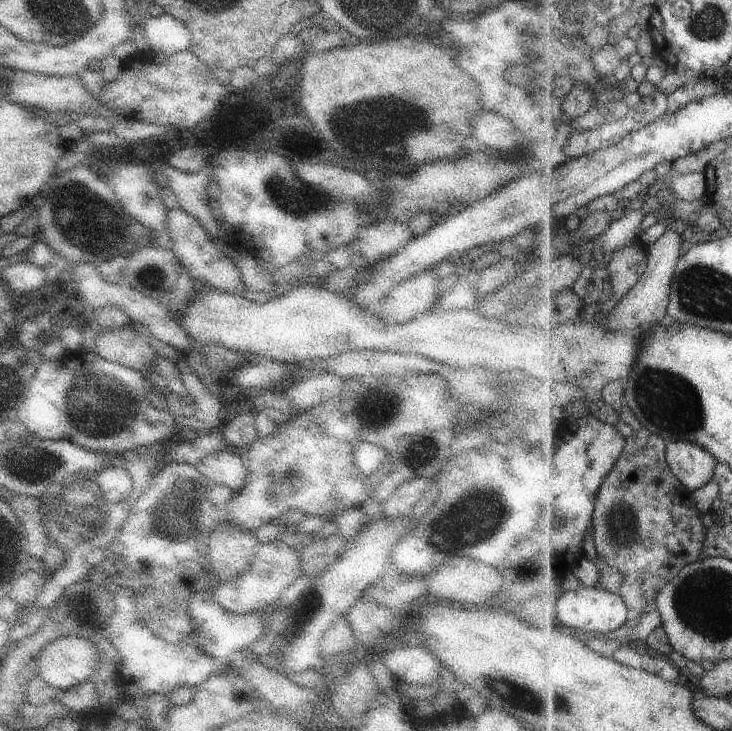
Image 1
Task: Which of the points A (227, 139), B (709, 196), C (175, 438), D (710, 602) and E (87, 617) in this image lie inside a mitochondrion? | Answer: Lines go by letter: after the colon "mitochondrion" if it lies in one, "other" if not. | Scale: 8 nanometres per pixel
A: other
B: other
C: other
D: mitochondrion
E: other

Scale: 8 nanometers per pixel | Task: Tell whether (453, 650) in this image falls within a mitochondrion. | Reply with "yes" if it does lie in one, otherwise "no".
no

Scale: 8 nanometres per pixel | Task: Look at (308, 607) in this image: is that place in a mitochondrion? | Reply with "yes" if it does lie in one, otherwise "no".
no

